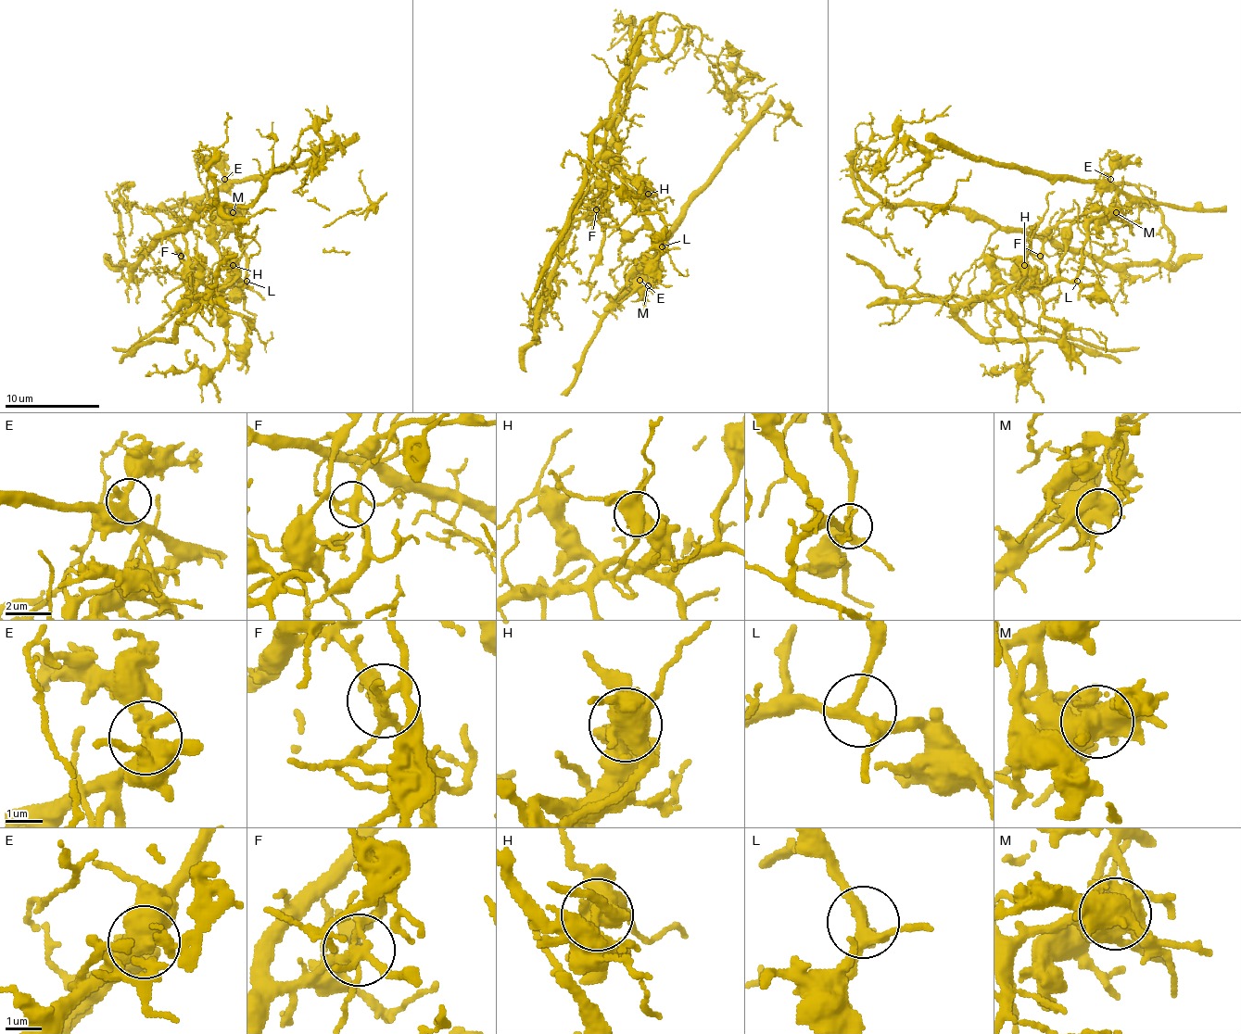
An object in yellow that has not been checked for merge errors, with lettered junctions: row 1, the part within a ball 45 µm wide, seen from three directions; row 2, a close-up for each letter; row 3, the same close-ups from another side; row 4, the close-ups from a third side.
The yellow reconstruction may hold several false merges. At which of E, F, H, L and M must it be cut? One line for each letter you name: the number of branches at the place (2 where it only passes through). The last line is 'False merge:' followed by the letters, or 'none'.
F: 6
H: 6
M: 5
False merge: F, H, M

